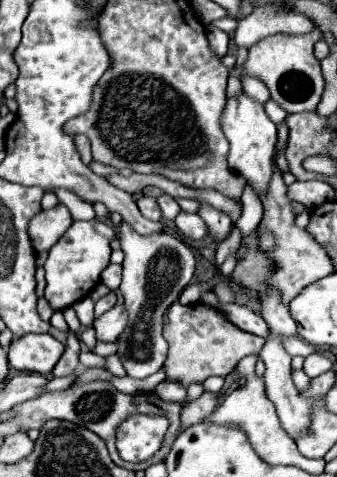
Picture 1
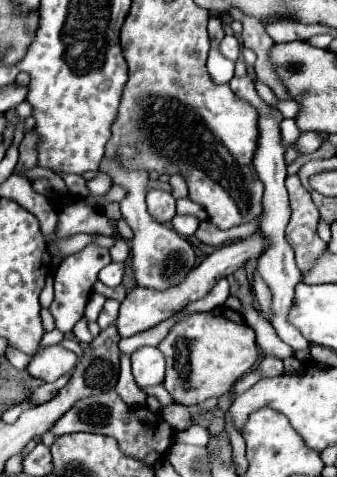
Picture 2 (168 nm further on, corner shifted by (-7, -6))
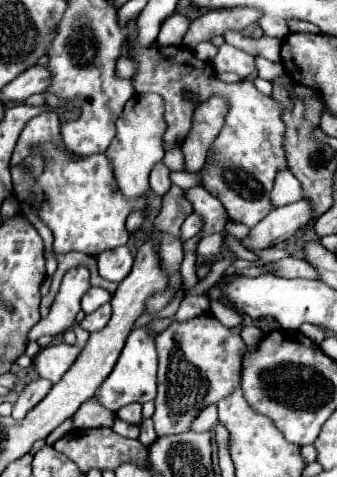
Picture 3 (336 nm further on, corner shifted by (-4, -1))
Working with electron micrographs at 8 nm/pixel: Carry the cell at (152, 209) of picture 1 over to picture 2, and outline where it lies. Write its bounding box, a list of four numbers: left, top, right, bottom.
[147,191,175,223]

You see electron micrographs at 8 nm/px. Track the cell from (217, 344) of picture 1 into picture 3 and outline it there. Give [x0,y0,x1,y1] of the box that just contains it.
[152,314,246,436]

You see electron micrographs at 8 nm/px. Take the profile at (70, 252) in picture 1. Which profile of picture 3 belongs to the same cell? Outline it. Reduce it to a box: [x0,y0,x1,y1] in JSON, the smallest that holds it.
[28,266,90,342]

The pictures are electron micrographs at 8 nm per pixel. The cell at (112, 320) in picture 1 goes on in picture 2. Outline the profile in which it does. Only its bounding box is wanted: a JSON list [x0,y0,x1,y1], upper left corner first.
[115,233,265,337]

